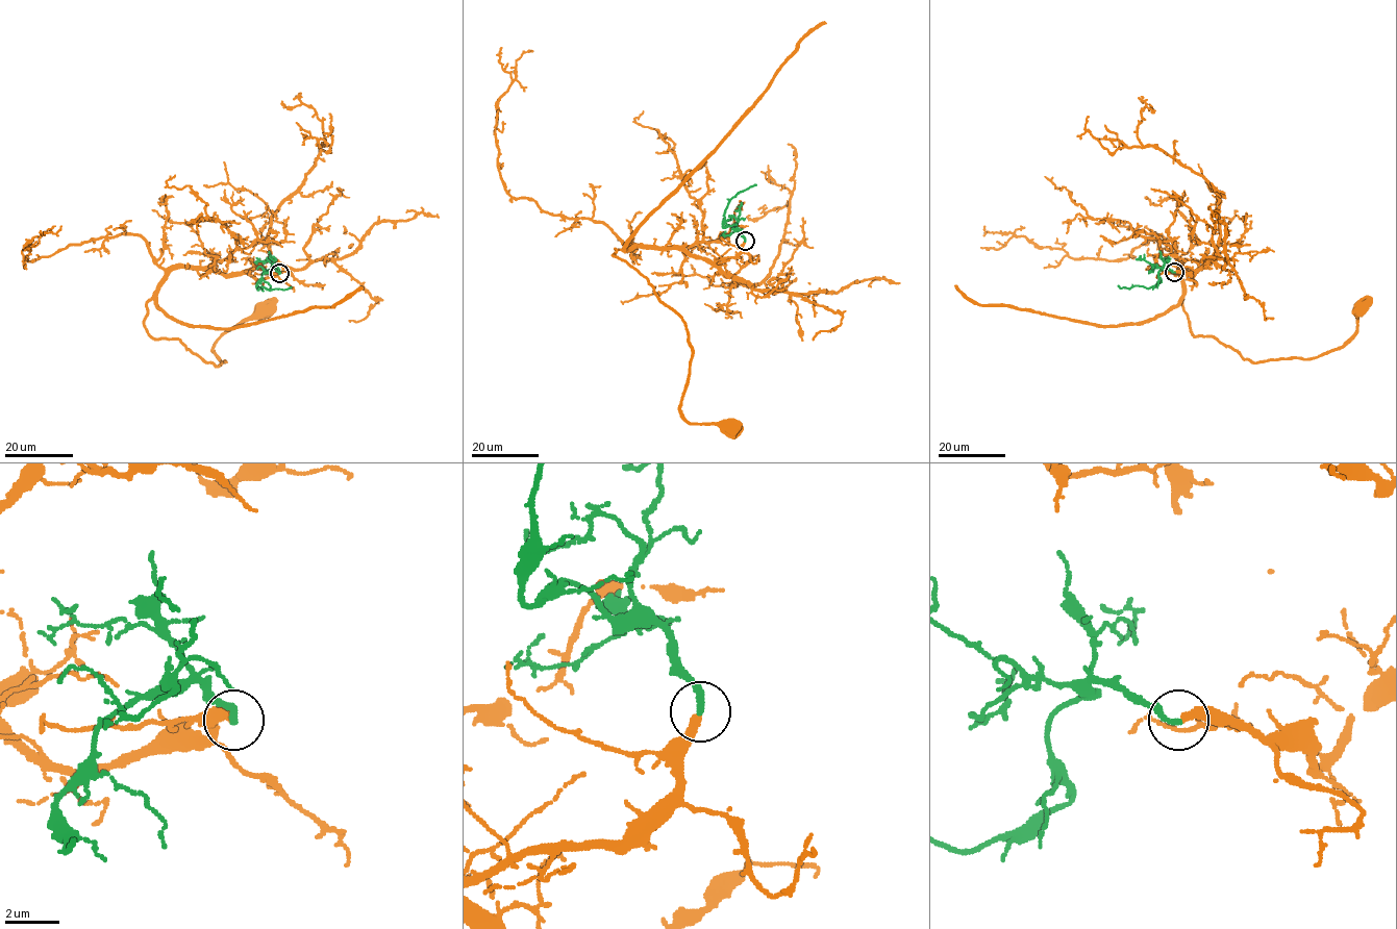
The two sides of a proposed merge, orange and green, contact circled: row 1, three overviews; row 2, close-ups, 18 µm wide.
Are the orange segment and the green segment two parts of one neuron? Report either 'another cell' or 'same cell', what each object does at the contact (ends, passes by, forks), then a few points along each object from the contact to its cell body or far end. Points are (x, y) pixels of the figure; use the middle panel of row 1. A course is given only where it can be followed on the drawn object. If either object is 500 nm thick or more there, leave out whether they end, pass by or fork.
same cell | orange ends | green ends | orange via (745, 242), (714, 262), (677, 249), (613, 254), (683, 322), (692, 357), (681, 415), (742, 430) | green via (745, 241), (741, 231), (729, 225), (724, 227), (724, 212), (732, 197), (756, 184)

